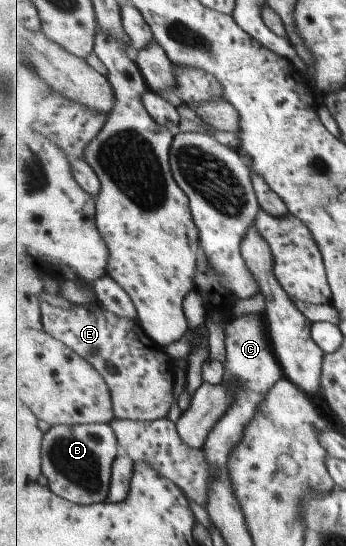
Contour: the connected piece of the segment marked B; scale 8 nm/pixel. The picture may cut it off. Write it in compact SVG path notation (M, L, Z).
M110 423L54 425L45 428L42 445L45 485L79 505L104 503L109 498L113 464L120 455L117 434Z

